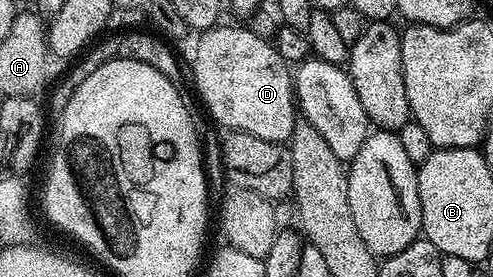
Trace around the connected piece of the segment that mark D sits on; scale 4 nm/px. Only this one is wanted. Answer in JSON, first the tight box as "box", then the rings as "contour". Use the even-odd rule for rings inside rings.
{"box":[191,26,299,144],"contour":[[[218,26],[204,29],[198,36],[201,37],[197,40],[197,53],[193,56],[193,76],[191,72],[191,80],[197,83],[197,92],[201,95],[201,100],[205,103],[206,110],[222,124],[222,129],[255,134],[255,138],[263,138],[267,142],[275,142],[276,144],[285,144],[293,132],[294,124],[299,119],[299,108],[295,103],[295,76],[291,71],[289,61],[284,60],[277,53],[276,47],[260,31],[252,32],[249,28],[224,28],[224,26]]]}

